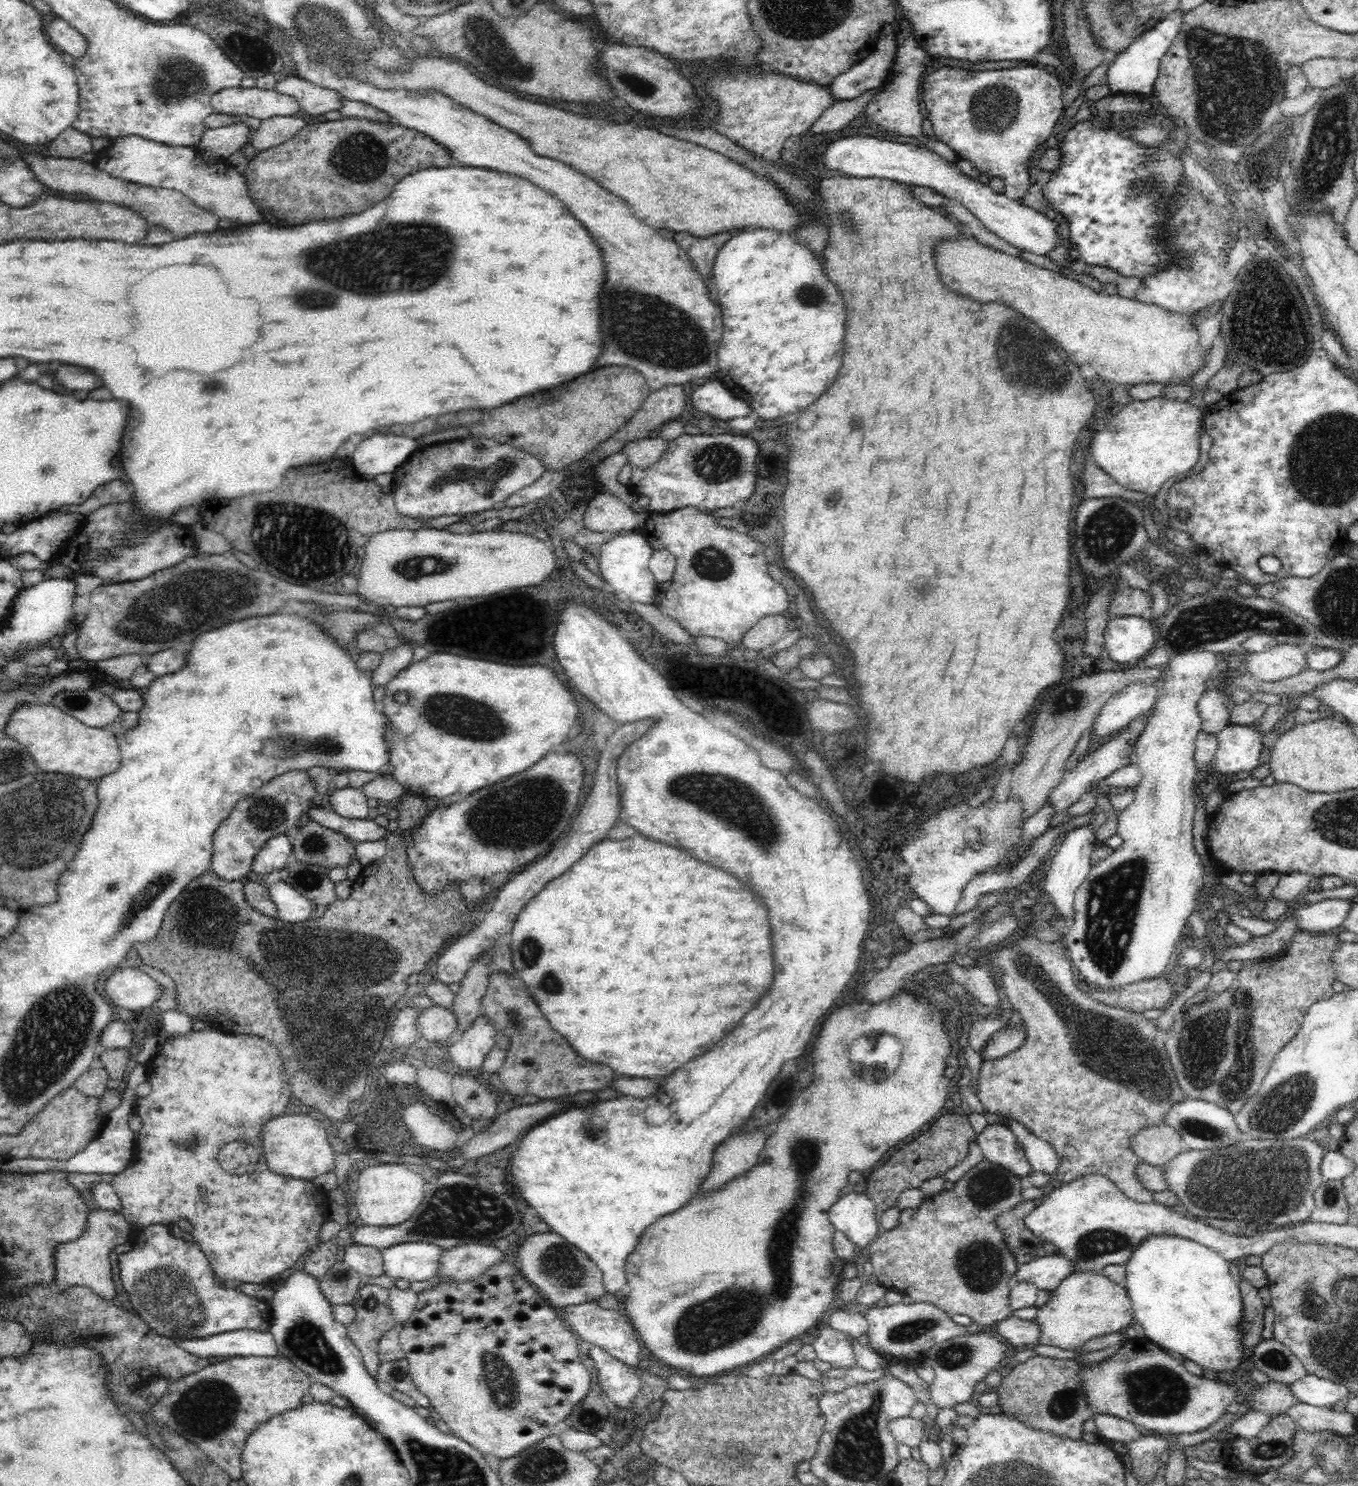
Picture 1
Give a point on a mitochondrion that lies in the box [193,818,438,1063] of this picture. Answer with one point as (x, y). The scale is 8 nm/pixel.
(317, 847)

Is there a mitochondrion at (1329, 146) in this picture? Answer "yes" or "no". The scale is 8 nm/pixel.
yes

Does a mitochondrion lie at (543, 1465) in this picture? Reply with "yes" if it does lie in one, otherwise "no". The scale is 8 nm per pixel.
yes

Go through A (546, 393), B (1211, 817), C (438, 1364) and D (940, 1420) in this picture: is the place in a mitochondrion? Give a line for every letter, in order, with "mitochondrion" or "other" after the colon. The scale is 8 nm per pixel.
A: other
B: other
C: other
D: other

